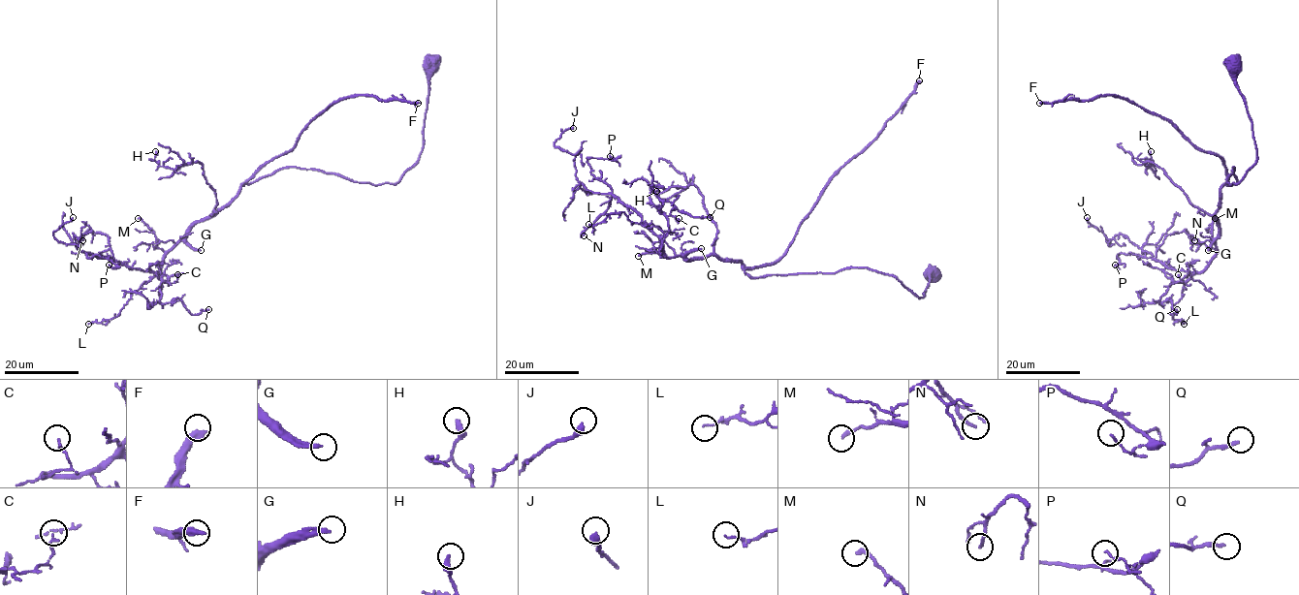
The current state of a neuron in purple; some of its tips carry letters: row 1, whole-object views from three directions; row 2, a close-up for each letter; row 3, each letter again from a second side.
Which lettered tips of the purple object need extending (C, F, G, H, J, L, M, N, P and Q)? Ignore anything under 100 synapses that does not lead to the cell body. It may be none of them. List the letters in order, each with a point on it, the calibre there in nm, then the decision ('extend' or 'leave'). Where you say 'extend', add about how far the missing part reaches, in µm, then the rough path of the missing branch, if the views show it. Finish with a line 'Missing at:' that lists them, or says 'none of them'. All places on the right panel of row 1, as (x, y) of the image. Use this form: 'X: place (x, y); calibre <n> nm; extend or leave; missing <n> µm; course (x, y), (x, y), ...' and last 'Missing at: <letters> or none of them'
C: place (1178, 274); calibre 150 nm; leave
F: place (1039, 103); calibre 400 nm; extend; missing 150 µm
G: place (1208, 250); calibre 240 nm; extend; missing 100 µm; course (1208, 250), (1202, 251), (1216, 254), (1224, 273), (1168, 304), (1173, 308), (1181, 299), (1183, 317)
H: place (1151, 151); calibre 320 nm; leave
J: place (1087, 217); calibre 360 nm; leave
L: place (1184, 324); calibre 90 nm; leave
M: place (1215, 218); calibre 240 nm; leave
N: place (1194, 240); calibre 170 nm; leave
P: place (1115, 265); calibre 100 nm; leave
Q: place (1177, 309); calibre 180 nm; leave
Missing at: F, G

